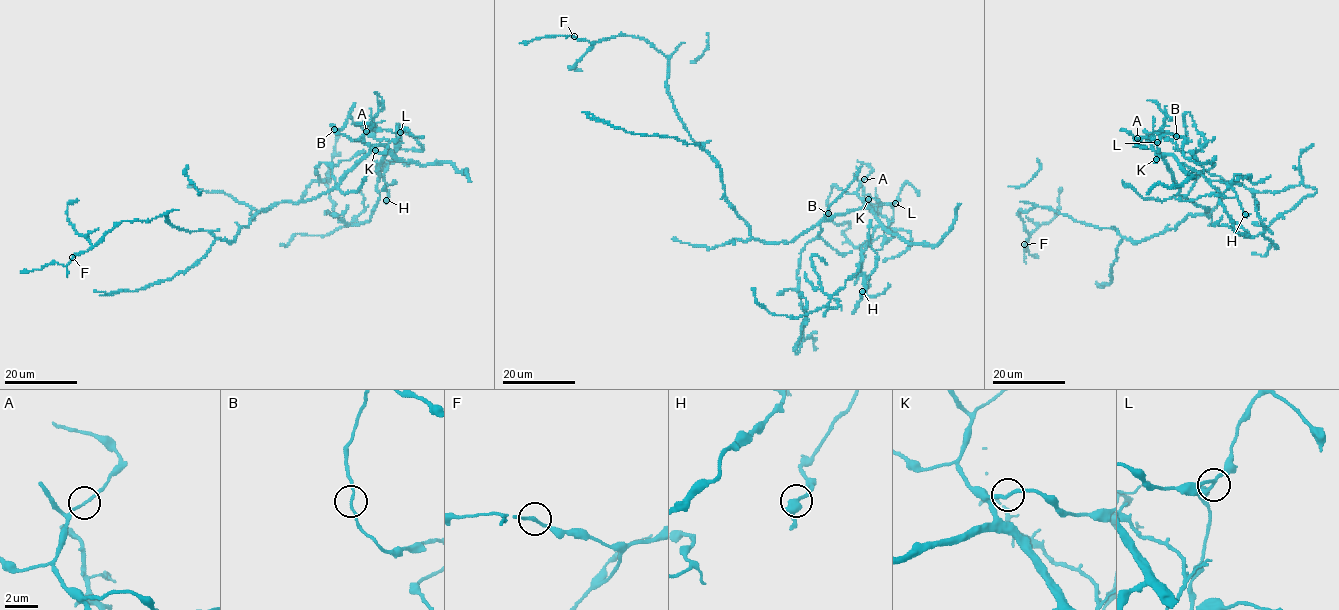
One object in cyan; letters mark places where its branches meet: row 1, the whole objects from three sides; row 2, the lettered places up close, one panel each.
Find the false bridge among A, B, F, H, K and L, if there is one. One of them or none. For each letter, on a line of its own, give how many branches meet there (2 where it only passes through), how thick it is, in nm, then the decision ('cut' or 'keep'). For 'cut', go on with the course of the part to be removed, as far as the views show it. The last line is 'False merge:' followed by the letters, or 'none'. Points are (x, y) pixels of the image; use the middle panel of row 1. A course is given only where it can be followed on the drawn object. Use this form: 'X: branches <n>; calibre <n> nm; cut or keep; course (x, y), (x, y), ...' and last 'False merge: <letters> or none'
A: branches 2; calibre 150 nm; keep
B: branches 2; calibre 150 nm; keep
F: branches 2; calibre 180 nm; keep
H: branches 2; calibre 440 nm; keep
K: branches 2; calibre 200 nm; cut; course (868, 199), (894, 202), (890, 231), (905, 230), (911, 237), (905, 251), (884, 261)
L: branches 3; calibre 190 nm; keep
False merge: K

